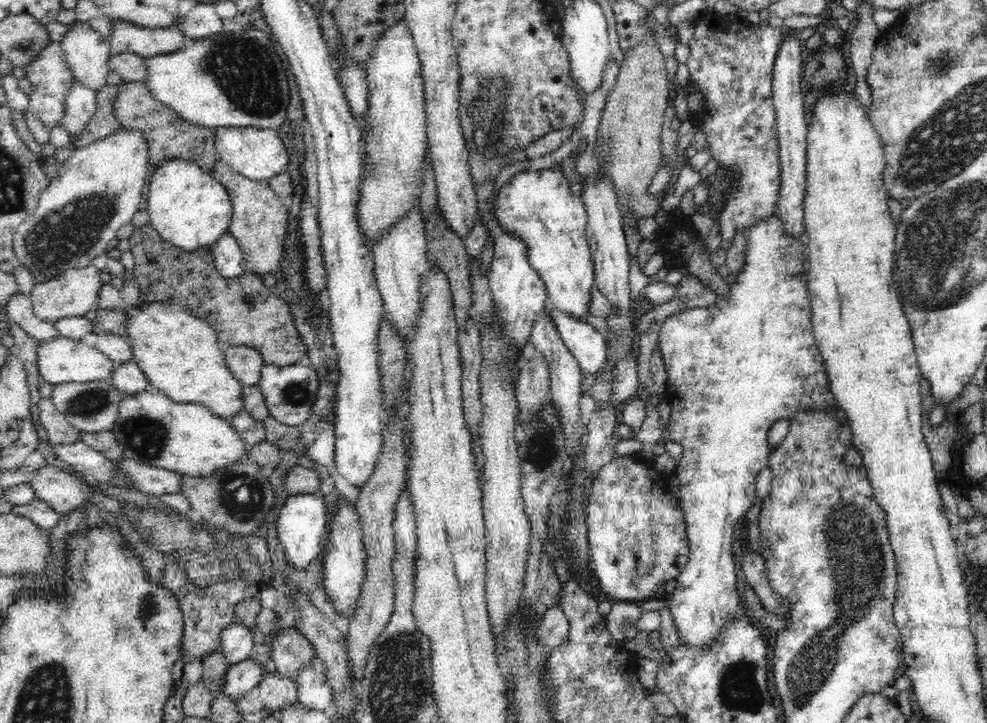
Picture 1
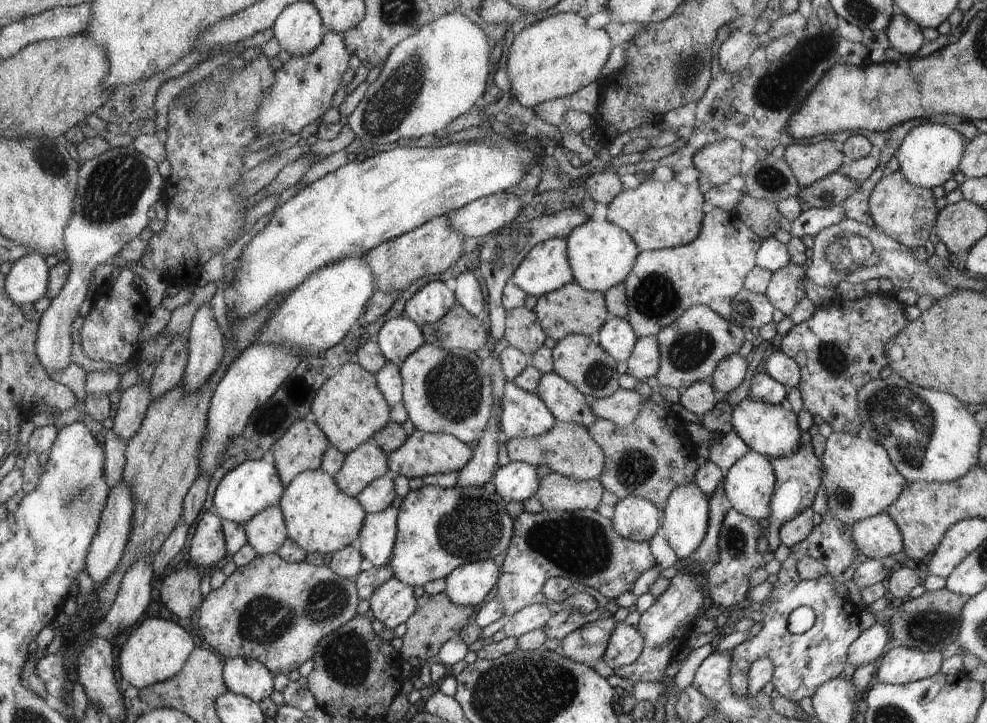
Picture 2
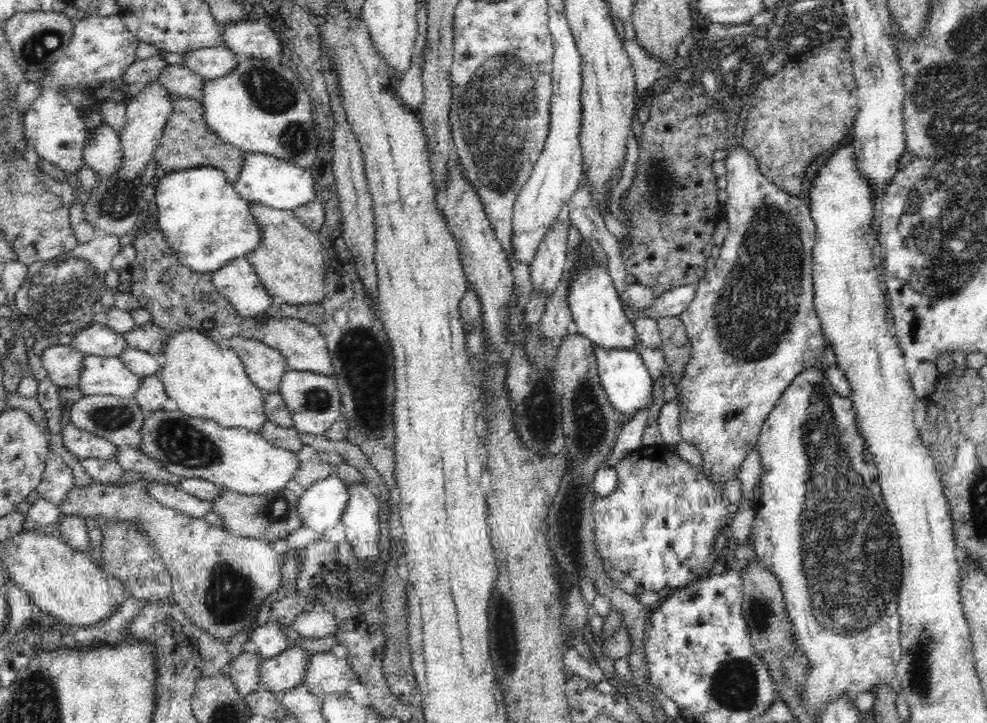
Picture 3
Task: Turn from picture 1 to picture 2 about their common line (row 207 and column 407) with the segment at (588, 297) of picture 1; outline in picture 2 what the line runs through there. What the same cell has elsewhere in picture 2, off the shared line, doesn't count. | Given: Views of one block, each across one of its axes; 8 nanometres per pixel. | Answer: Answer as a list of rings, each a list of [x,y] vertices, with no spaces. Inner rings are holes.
[[[488,482],[478,488],[439,488],[424,485],[420,490],[410,491],[403,499],[399,514],[399,536],[395,540],[395,550],[388,564],[396,580],[415,586],[424,586],[436,579],[445,579],[455,568],[480,560],[496,559],[511,546],[512,516],[506,512],[508,501],[496,492],[495,484]]]

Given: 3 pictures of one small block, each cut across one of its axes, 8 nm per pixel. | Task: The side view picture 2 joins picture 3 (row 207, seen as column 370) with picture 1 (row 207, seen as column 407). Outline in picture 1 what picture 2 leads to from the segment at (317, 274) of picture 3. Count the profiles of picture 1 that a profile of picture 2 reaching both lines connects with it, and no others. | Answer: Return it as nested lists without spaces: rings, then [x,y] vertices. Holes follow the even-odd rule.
[[[221,159],[210,172],[228,190],[232,201],[232,222],[229,233],[238,242],[247,265],[247,271],[262,277],[280,270],[280,263],[286,254],[286,239],[288,238],[288,205],[282,200],[266,182],[254,182],[235,174]]]

